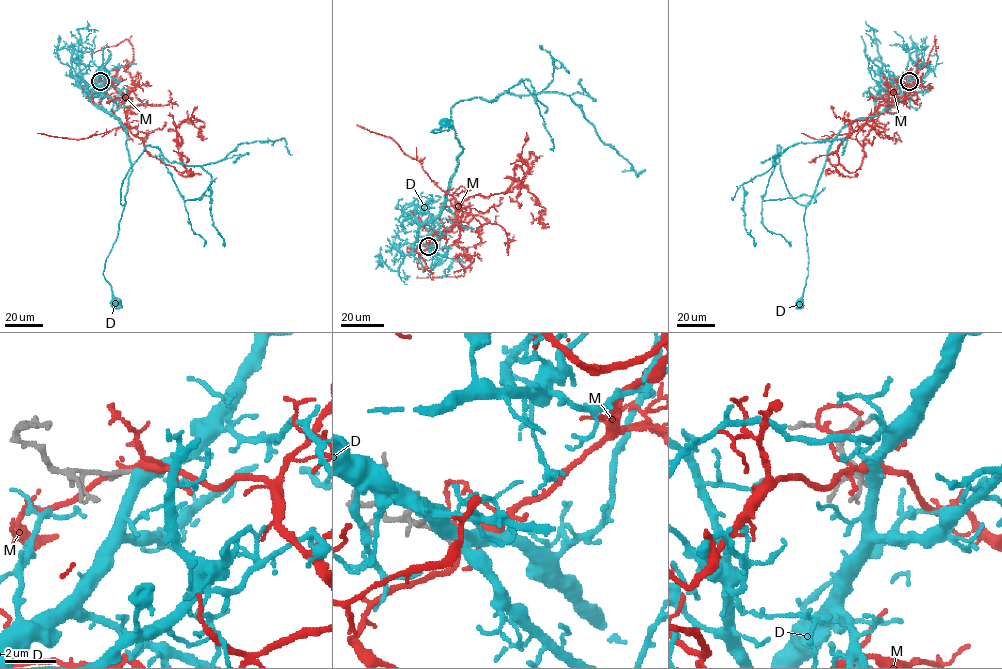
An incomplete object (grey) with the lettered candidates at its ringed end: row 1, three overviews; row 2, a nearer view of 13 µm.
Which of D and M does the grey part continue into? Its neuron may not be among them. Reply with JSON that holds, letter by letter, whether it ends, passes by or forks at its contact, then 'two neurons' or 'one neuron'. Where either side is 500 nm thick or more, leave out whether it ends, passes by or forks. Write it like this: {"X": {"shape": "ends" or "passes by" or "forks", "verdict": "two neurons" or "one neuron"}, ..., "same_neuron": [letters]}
{"D": {"shape": "passes by", "verdict": "one neuron"}, "M": {"shape": "forks", "verdict": "two neurons"}, "same_neuron": ["D"]}

